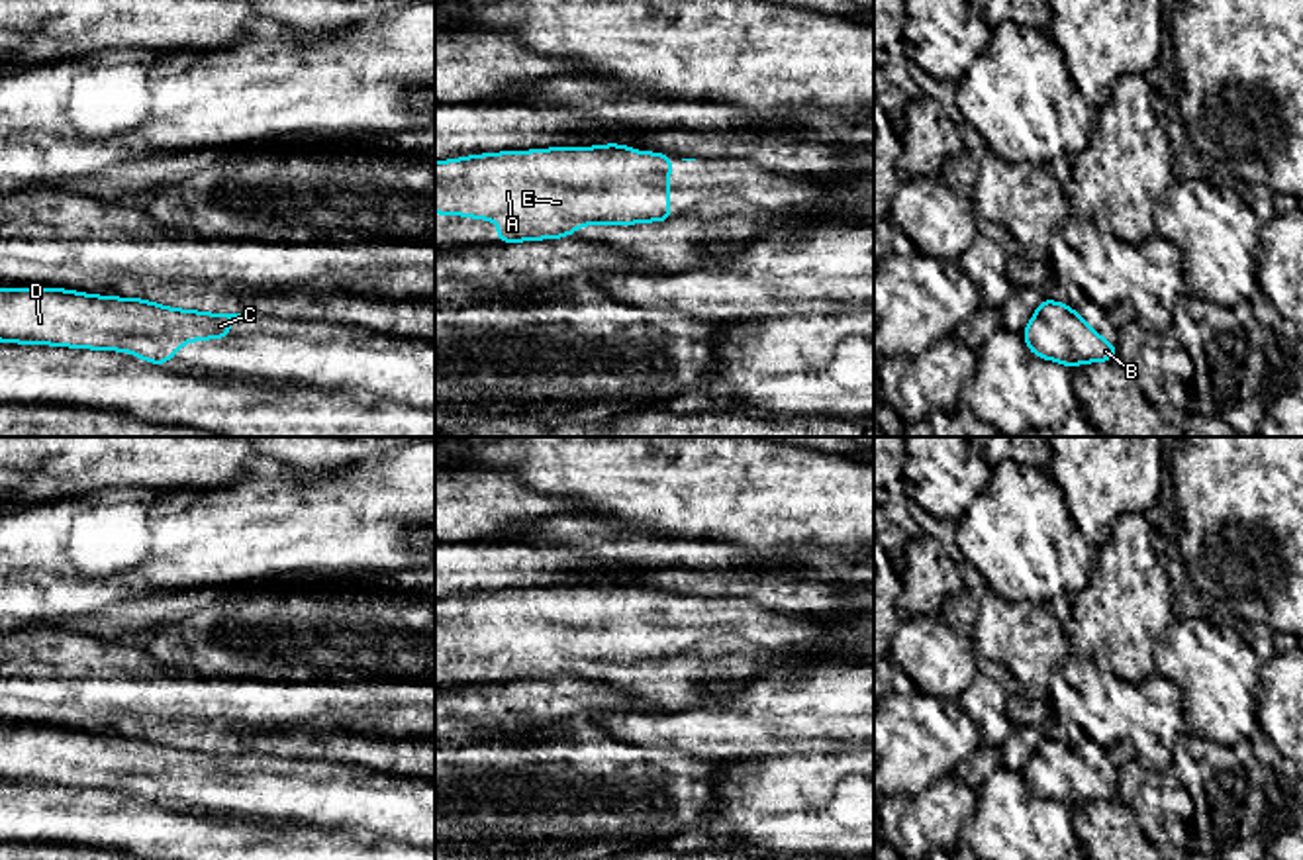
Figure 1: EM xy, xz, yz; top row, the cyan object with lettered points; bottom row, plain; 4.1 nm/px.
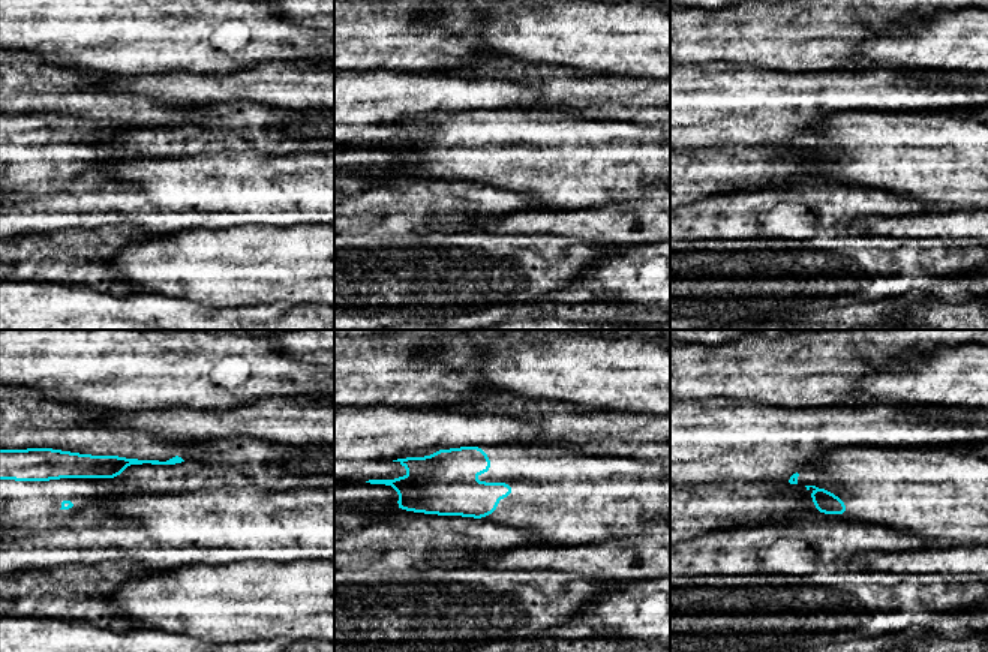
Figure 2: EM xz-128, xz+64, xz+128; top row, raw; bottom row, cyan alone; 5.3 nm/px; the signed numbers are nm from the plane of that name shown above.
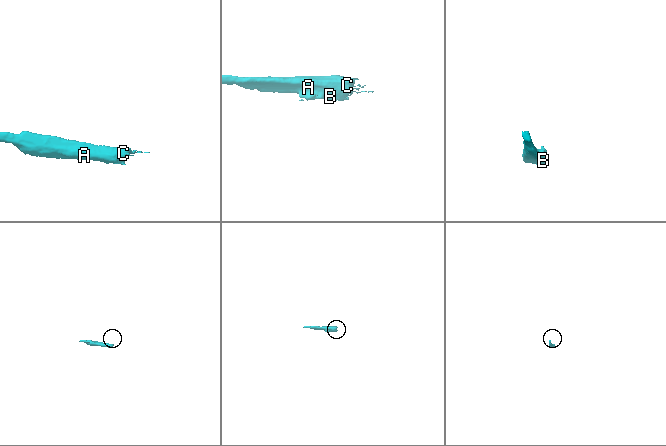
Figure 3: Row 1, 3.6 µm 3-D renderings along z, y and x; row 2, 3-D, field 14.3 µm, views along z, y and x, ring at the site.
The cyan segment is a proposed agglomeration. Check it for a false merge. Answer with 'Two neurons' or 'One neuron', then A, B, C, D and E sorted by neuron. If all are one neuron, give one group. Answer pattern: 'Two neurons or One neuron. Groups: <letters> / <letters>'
One neuron. Groups: A B C D E

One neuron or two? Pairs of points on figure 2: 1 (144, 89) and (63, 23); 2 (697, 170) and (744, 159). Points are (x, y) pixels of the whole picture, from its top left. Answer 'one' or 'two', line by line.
1: two
2: one

